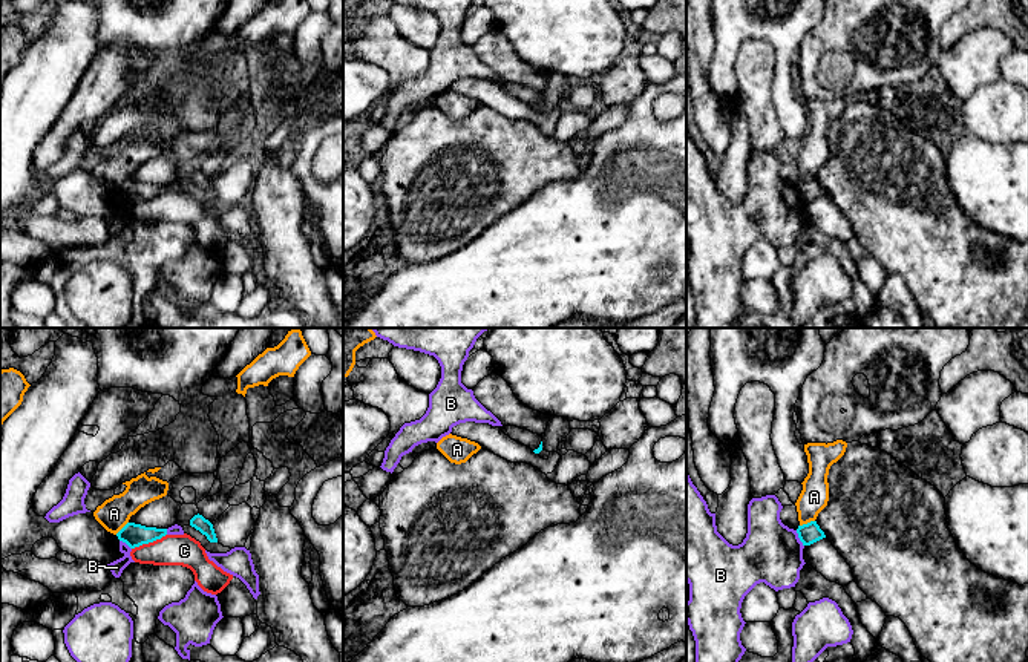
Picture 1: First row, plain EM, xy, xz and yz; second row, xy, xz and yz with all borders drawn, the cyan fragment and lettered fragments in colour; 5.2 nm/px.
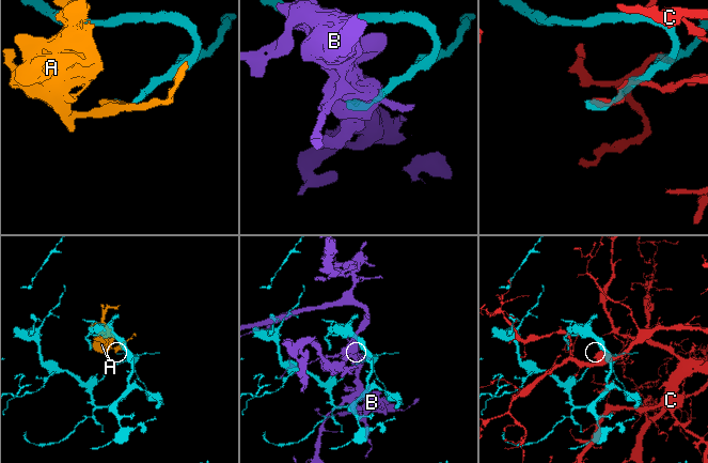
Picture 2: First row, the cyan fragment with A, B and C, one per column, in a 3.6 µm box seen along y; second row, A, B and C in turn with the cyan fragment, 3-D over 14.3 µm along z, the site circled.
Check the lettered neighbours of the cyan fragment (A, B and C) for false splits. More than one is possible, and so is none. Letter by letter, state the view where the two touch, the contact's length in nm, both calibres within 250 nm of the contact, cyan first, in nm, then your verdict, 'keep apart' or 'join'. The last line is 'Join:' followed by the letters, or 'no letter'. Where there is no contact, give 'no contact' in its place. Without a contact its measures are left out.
A: yz | 90 nm | 110/150 nm | keep apart
B: yz | 100 nm | 110/320 nm | keep apart
C: xy | 200 nm | 120/160 nm | keep apart
Join: no letter

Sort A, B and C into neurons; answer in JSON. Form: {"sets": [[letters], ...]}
{"sets": [["A"], ["B"], ["C"]]}

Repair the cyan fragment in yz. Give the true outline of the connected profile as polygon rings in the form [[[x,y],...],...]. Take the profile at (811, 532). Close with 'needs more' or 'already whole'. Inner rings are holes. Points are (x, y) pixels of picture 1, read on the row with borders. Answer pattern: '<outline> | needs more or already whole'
[[[810,521],[807,524],[798,526],[797,533],[803,546],[810,546],[826,538],[824,532],[820,529],[817,521]]] | already whole

